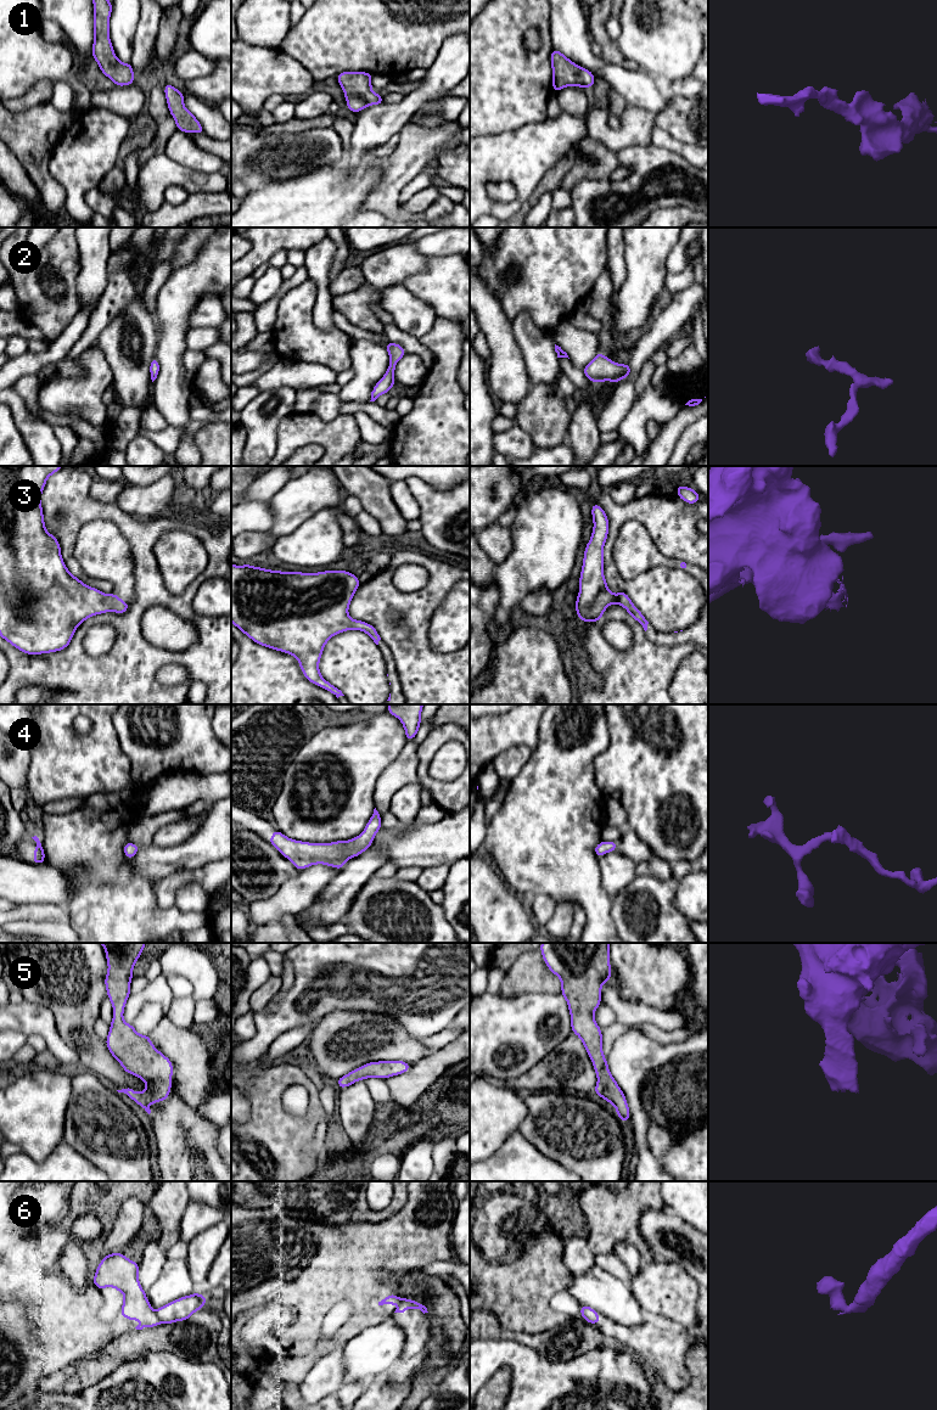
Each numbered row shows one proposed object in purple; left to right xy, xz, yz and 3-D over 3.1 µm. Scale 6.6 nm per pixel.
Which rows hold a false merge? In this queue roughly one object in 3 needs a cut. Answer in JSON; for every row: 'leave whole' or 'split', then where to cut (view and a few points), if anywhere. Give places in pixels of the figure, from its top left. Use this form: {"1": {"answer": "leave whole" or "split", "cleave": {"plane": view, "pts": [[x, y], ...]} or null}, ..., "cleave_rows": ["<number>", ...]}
{"1": {"answer": "leave whole", "cleave": null}, "2": {"answer": "leave whole", "cleave": null}, "3": {"answer": "leave whole", "cleave": null}, "4": {"answer": "leave whole", "cleave": null}, "5": {"answer": "leave whole", "cleave": null}, "6": {"answer": "split", "cleave": {"plane": "xy", "pts": [[155, 1314], [161, 1323]]}}, "cleave_rows": ["6"]}

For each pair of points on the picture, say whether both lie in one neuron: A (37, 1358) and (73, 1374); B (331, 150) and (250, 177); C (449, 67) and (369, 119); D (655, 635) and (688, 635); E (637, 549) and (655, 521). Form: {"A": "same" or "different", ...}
{"A": "different", "B": "same", "C": "same", "D": "same", "E": "different"}

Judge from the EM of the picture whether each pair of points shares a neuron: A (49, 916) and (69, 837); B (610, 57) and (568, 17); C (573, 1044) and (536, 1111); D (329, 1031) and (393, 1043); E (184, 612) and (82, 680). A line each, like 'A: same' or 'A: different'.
A: different
B: different
C: different
D: same
E: same

